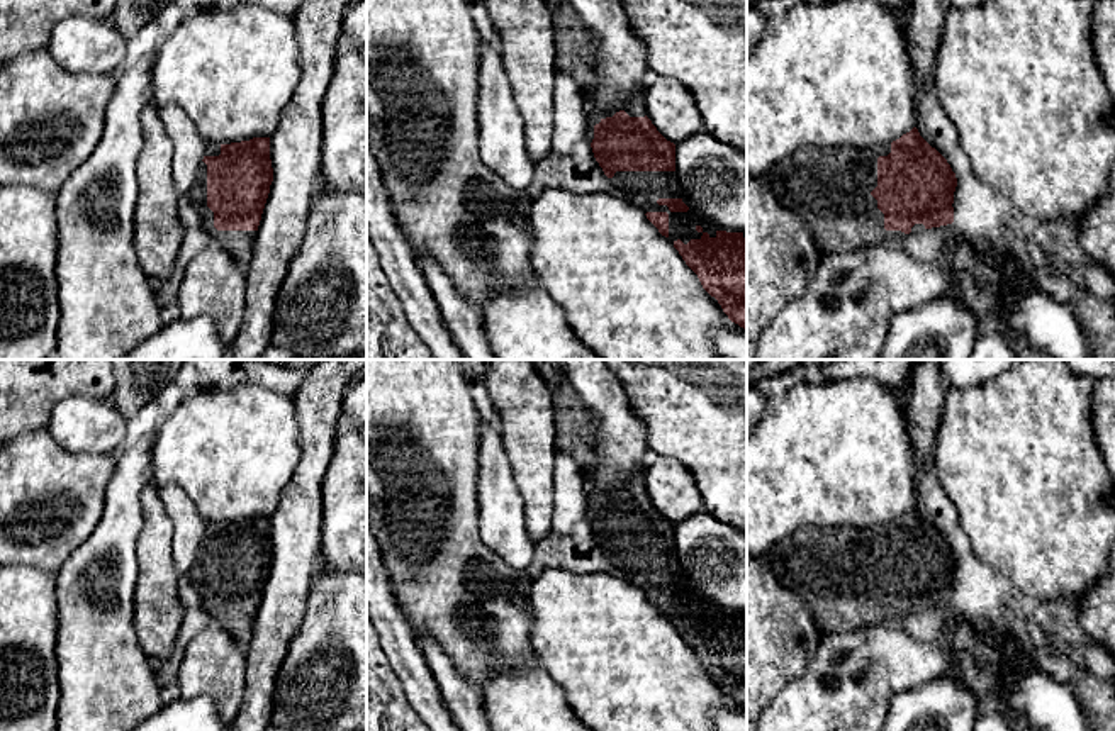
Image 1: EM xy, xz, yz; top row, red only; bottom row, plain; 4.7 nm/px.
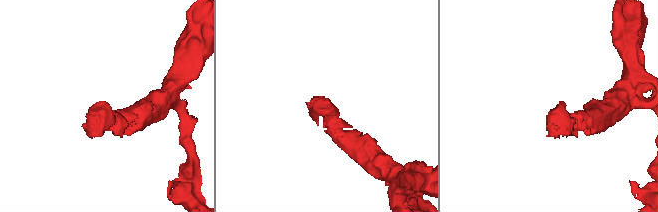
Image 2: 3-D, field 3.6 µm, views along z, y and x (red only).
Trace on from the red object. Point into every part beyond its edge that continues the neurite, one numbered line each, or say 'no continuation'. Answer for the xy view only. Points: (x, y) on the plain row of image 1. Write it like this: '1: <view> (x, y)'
1: xy (238, 623)

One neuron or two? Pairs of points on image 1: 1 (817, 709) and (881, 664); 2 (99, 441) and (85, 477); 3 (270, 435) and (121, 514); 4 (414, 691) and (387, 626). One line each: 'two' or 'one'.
1: one
2: two
3: two
4: one

